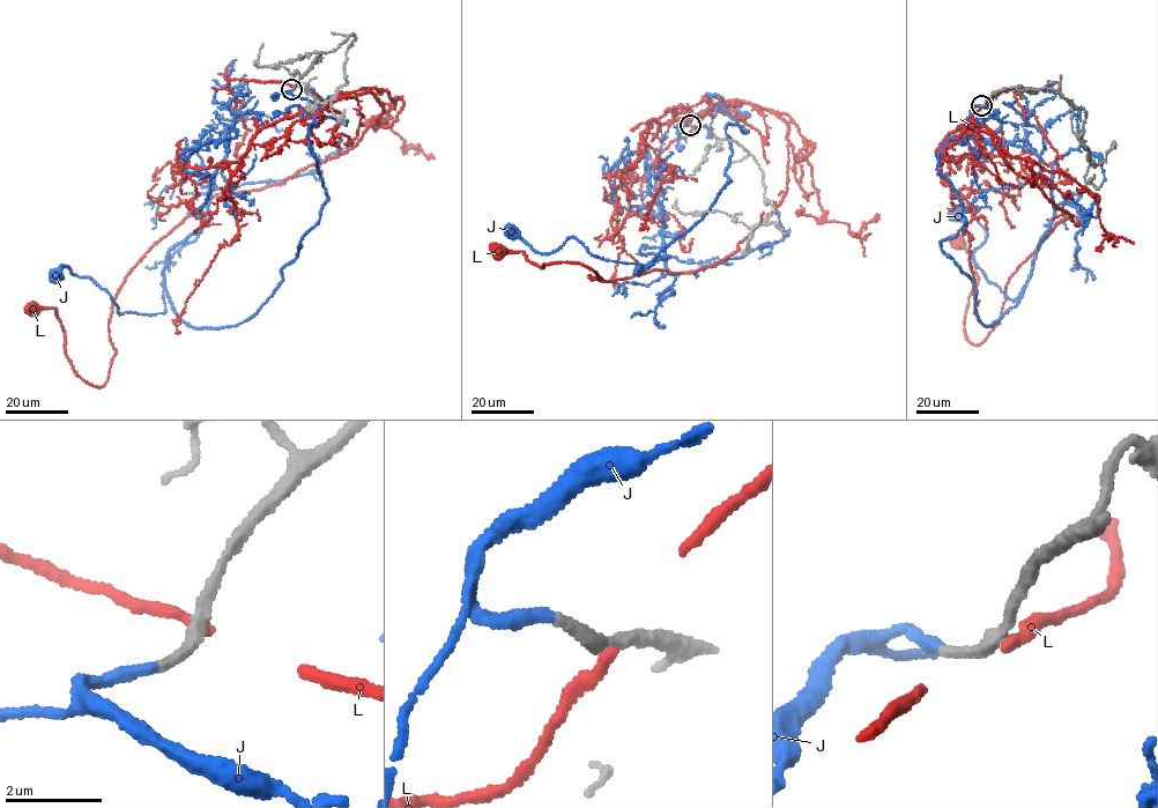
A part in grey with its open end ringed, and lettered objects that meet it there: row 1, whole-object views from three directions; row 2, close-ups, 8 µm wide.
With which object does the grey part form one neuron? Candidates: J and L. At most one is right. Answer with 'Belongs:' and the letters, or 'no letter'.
Belongs: J

